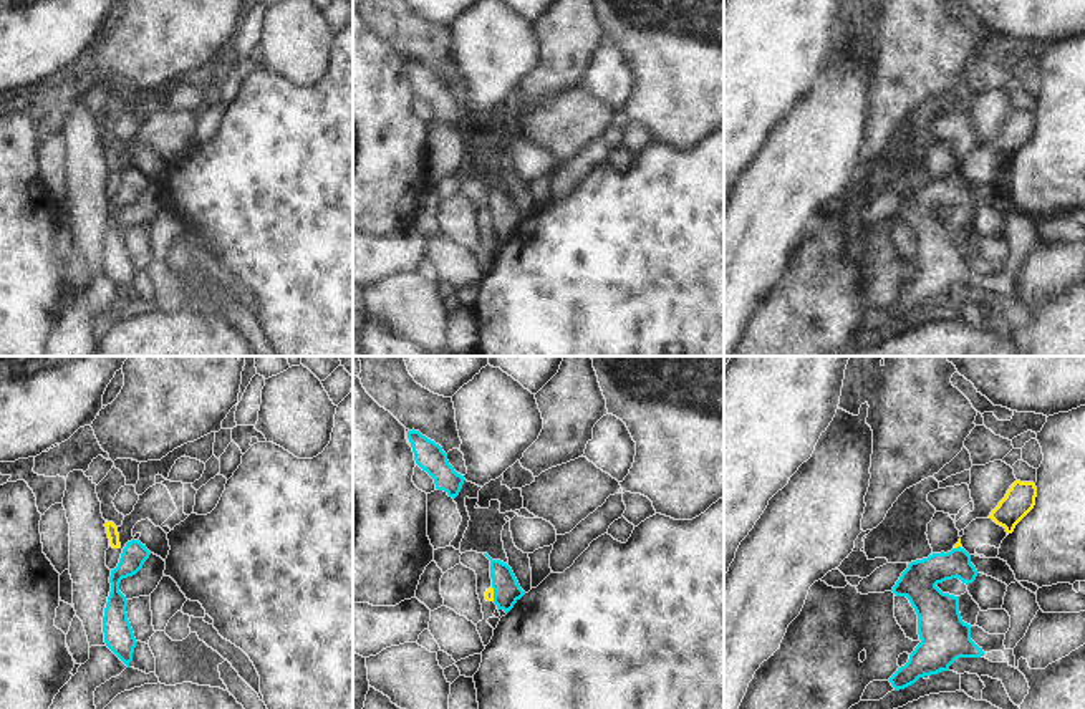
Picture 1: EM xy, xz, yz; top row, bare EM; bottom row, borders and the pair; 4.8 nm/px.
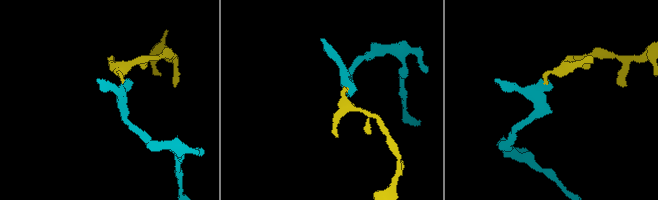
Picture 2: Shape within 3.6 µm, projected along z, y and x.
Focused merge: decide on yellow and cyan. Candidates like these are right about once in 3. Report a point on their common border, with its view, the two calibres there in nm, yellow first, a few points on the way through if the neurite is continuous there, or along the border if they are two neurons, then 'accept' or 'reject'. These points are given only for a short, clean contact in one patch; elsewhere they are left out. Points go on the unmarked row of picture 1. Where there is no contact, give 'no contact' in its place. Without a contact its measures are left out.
meets yellow in xz at (492, 222); 50 nm thick on the yellow side, 130 nm on the other; reject

